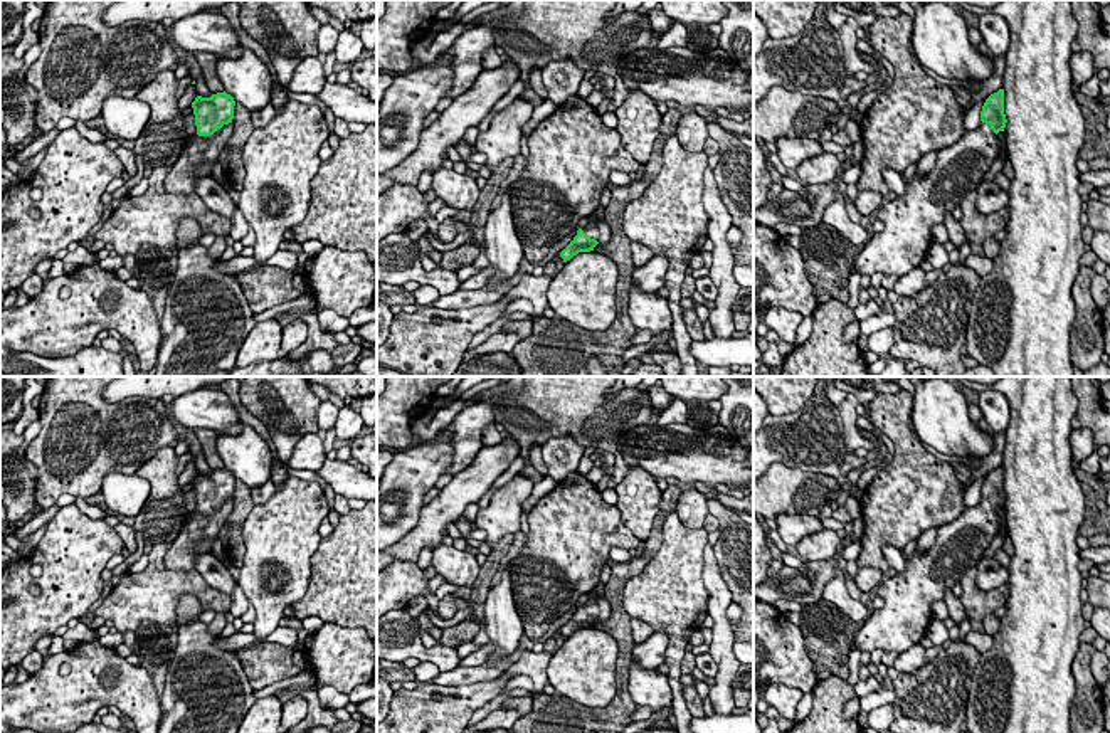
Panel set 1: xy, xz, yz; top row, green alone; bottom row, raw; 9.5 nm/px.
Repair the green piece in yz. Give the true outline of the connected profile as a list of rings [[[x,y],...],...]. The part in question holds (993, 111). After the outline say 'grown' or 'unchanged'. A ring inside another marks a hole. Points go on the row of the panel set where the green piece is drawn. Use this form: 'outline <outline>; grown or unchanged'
outline [[[1004,89],[991,94],[980,111],[982,124],[965,131],[952,146],[937,153],[935,166],[925,175],[913,175],[905,193],[878,210],[885,230],[875,234],[856,257],[851,274],[895,274],[901,277],[925,259],[932,242],[932,227],[982,183],[986,171],[997,160],[997,133],[1006,128]]]; grown

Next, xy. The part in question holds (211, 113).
outline [[[225,91],[210,98],[195,98],[192,108],[197,134],[188,140],[180,158],[166,171],[166,193],[190,195],[200,178],[212,175],[212,168],[219,163],[219,155],[234,131],[234,106],[234,98]]]; grown

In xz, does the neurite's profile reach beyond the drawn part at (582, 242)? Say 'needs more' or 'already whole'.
needs more

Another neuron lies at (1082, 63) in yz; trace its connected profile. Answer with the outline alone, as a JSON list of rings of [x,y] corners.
[[[1073,52],[1070,57],[1070,67],[1071,67],[1071,84],[1073,87],[1080,87],[1088,79],[1093,77],[1095,67],[1093,67],[1093,57],[1090,52]]]

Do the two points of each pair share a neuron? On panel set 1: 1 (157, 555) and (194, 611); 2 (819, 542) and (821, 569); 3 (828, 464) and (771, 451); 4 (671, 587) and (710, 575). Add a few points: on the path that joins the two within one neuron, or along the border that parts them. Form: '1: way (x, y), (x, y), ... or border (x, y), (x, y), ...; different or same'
1: border (195, 595), (180, 597), (174, 622); different
2: border (829, 558), (803, 562); different
3: way (814, 451), (784, 451); same
4: border (707, 540), (703, 552), (703, 589), (708, 612); different

